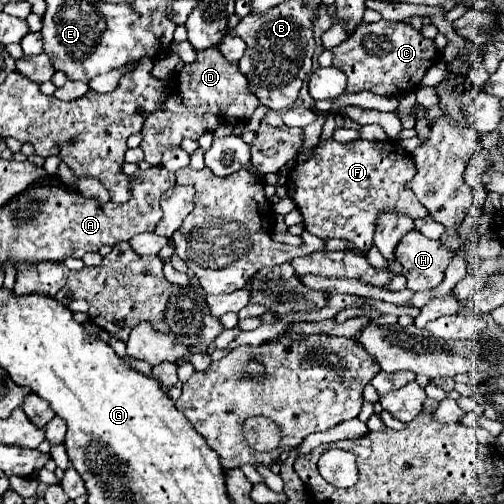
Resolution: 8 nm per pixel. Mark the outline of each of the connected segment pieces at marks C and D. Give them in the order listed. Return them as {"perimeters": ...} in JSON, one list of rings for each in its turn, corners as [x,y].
{"perimeters":[[[[379,20],[373,24],[359,24],[345,42],[333,48],[333,54],[333,66],[343,70],[347,76],[347,92],[371,90],[375,94],[395,96],[419,86],[425,70],[437,58],[437,48],[407,22]]],[[[211,46],[207,50],[201,50],[197,52],[197,58],[195,62],[191,64],[185,64],[173,78],[173,90],[167,94],[165,102],[161,104],[159,110],[151,112],[141,128],[141,136],[143,136],[143,142],[141,142],[141,150],[145,152],[145,162],[151,164],[151,166],[159,166],[161,164],[161,154],[169,148],[177,148],[181,146],[181,142],[185,138],[191,138],[191,140],[199,140],[199,136],[207,134],[207,132],[213,132],[219,124],[239,124],[247,118],[251,118],[251,114],[255,112],[255,108],[259,106],[259,98],[249,90],[249,80],[239,72],[239,62],[229,62],[225,60],[225,56],[219,52],[217,46]]]]}

